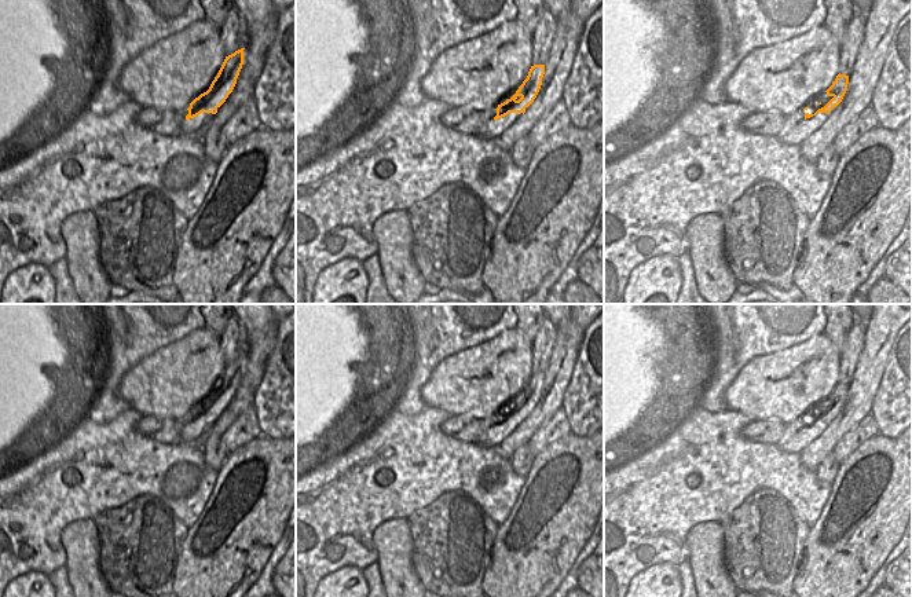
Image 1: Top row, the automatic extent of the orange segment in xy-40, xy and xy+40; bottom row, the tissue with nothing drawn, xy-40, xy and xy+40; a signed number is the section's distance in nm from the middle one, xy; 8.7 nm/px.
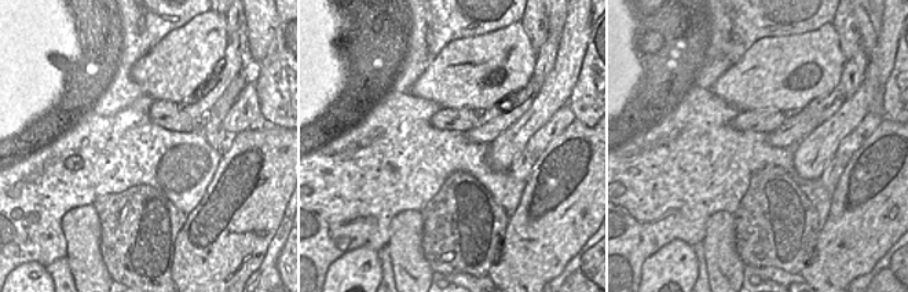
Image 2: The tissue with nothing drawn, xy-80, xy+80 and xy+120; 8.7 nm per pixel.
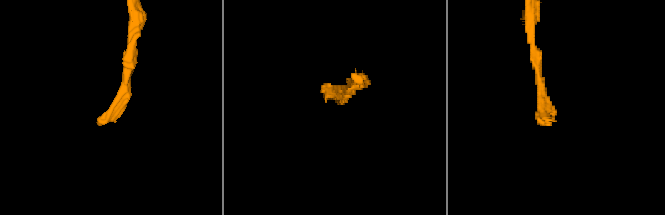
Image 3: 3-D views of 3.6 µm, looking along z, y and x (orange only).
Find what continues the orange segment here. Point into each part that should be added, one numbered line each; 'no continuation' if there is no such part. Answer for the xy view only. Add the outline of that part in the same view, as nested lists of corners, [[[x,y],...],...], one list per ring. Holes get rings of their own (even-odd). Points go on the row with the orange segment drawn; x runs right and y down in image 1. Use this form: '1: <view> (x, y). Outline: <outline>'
1: xy (493, 128). Outline: [[[488,109],[481,113],[481,122],[484,125],[484,129],[479,136],[497,140],[503,131],[510,128],[523,116],[523,113],[509,113],[508,116],[498,120],[494,118],[495,116],[495,109]]]

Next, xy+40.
1: xy+40 (797, 129). Outline: [[[827,96],[821,105],[812,105],[807,110],[799,109],[792,116],[787,116],[784,132],[777,138],[790,146],[801,146],[825,120],[838,109],[835,106],[829,113],[818,113],[834,96]]]

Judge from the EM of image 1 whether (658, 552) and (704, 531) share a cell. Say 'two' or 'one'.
two

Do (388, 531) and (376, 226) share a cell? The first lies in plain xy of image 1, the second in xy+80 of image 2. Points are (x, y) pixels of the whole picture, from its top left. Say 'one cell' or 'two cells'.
two cells

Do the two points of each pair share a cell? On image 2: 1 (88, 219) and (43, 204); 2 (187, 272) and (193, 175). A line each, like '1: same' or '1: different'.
1: different
2: different

